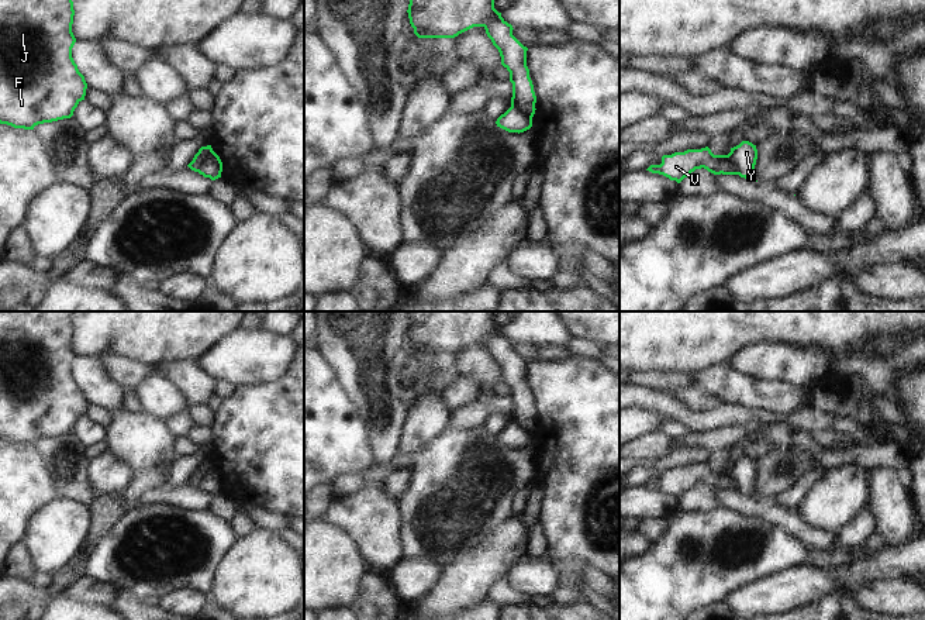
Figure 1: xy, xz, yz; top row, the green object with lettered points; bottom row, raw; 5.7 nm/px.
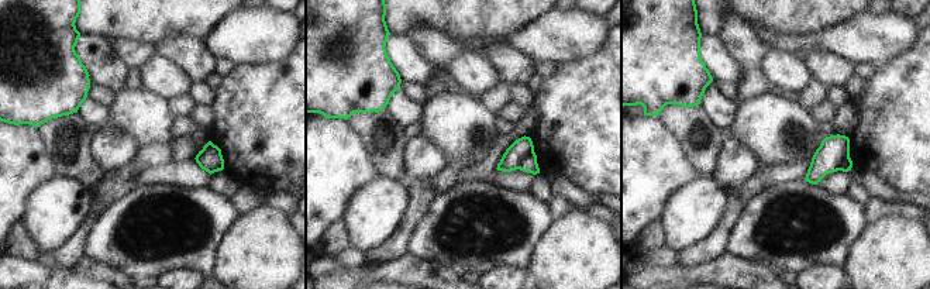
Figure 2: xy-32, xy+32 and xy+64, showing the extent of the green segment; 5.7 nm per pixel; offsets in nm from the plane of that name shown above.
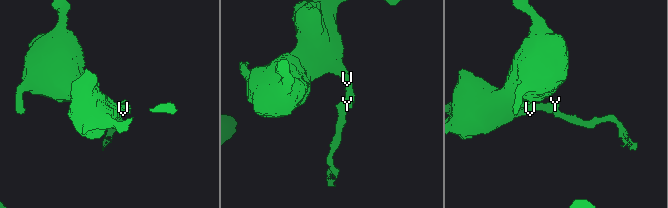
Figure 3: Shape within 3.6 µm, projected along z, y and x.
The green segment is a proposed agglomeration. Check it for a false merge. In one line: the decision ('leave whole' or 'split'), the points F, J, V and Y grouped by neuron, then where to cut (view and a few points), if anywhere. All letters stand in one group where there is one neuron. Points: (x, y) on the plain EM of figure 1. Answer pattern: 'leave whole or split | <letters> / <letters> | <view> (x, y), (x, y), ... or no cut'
split | F J V / Y | xy (211, 465), (203, 472), (197, 486)

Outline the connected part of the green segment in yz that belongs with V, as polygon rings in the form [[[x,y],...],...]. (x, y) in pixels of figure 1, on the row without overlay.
[[[708,462],[663,471],[660,480],[650,480],[646,486],[680,499],[691,488],[701,483],[714,490],[738,490],[731,469],[714,471]]]

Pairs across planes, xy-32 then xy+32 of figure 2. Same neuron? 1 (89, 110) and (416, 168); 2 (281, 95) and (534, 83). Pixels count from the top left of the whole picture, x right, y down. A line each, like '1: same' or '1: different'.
1: same
2: different

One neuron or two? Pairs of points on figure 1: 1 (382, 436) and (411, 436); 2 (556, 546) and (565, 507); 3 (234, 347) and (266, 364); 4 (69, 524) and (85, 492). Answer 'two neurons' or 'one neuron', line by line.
1: two neurons
2: one neuron
3: one neuron
4: two neurons

